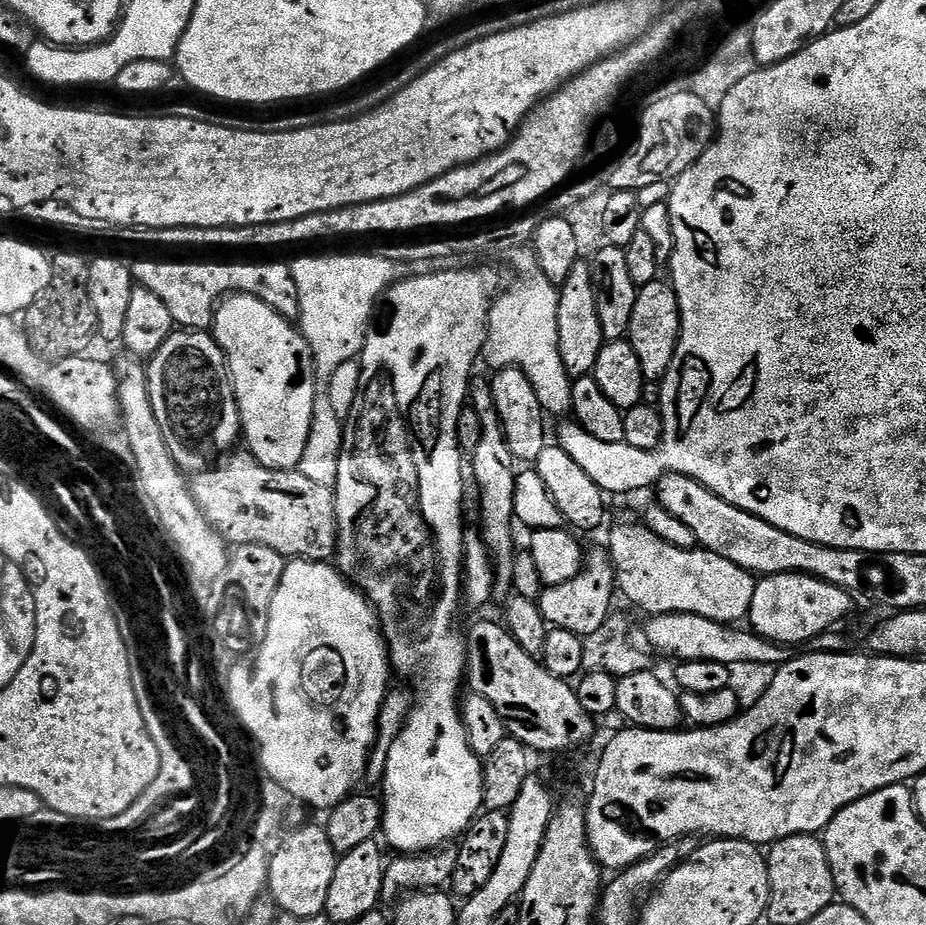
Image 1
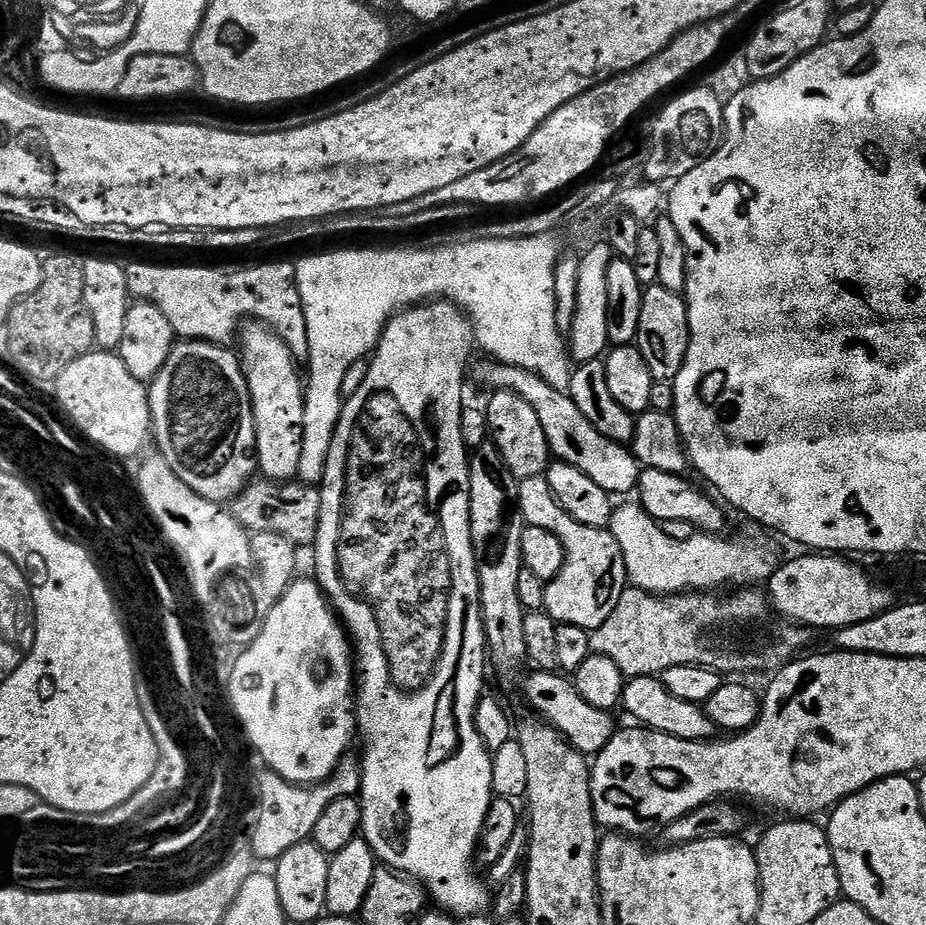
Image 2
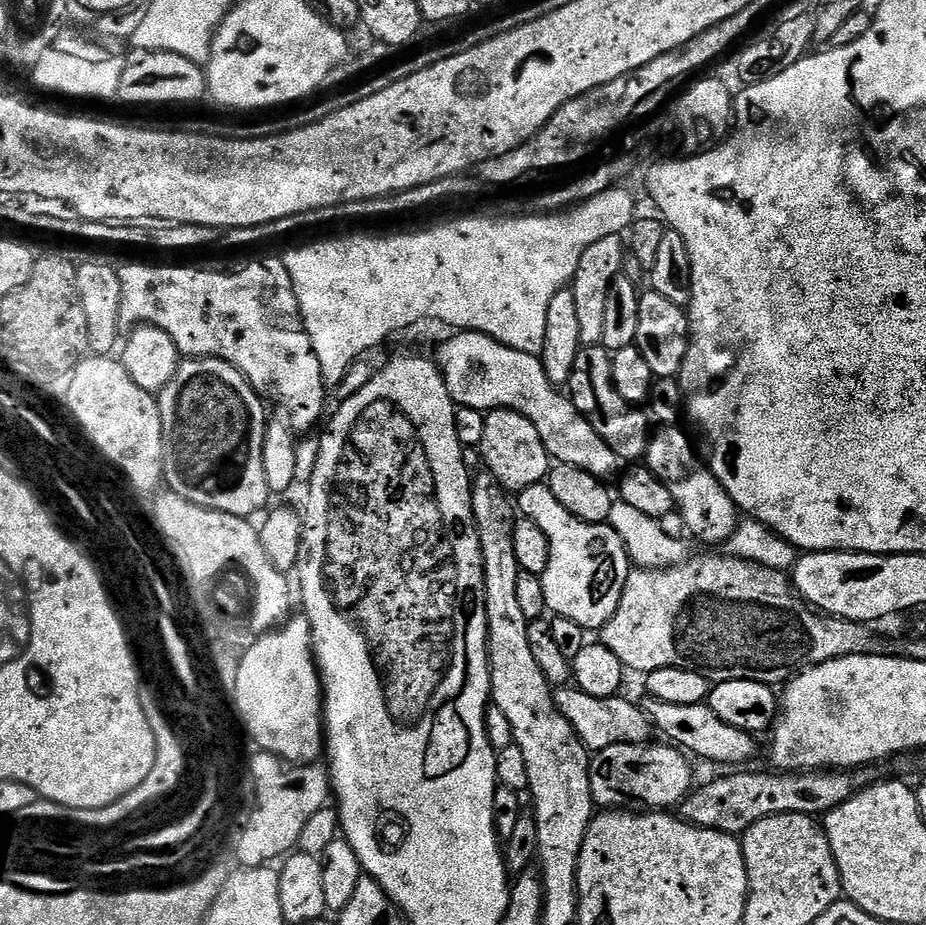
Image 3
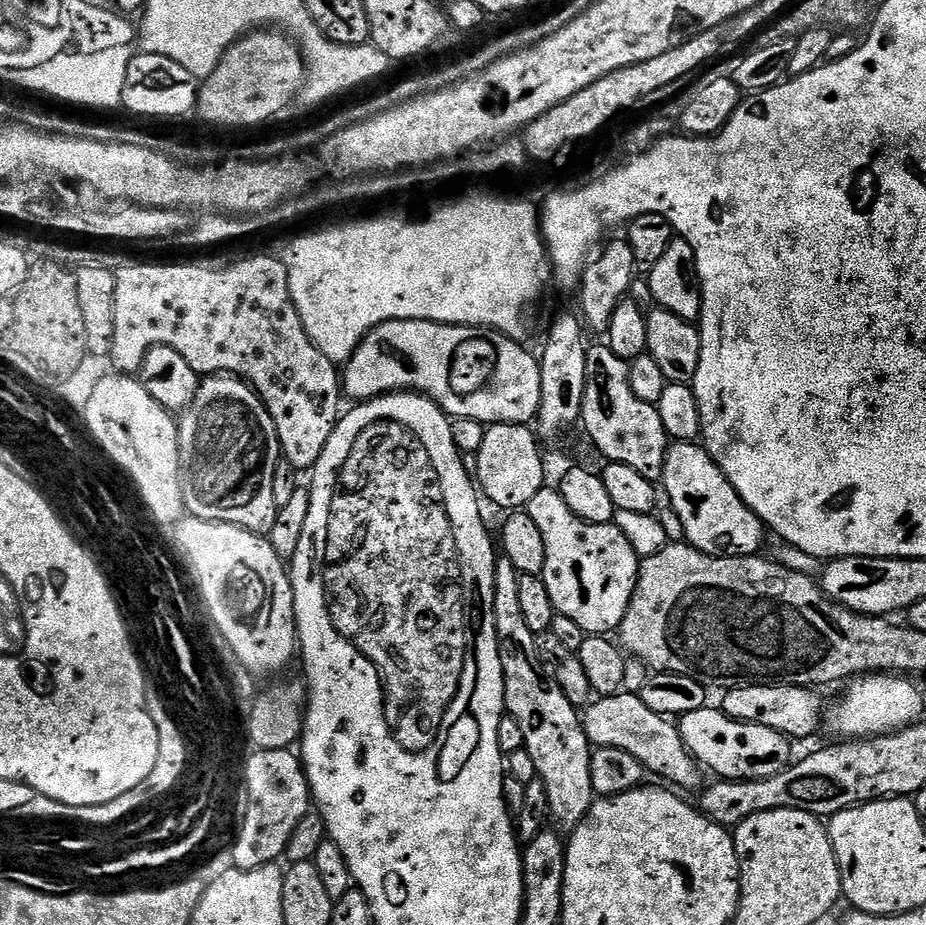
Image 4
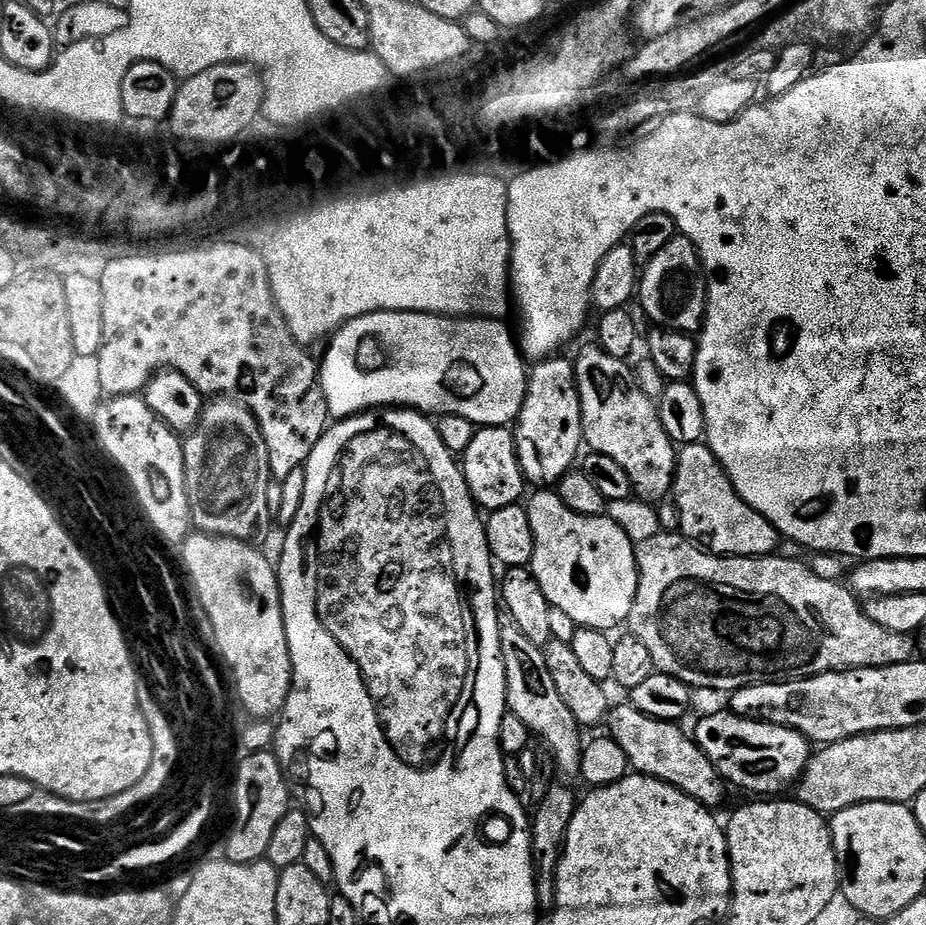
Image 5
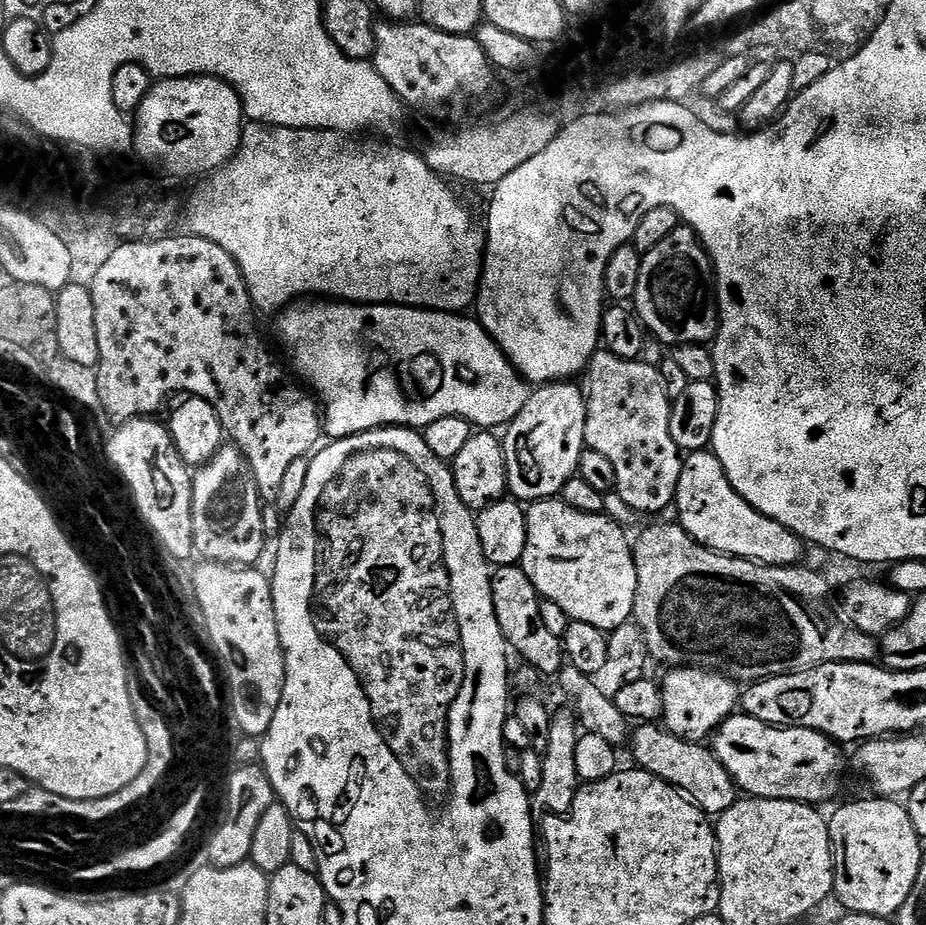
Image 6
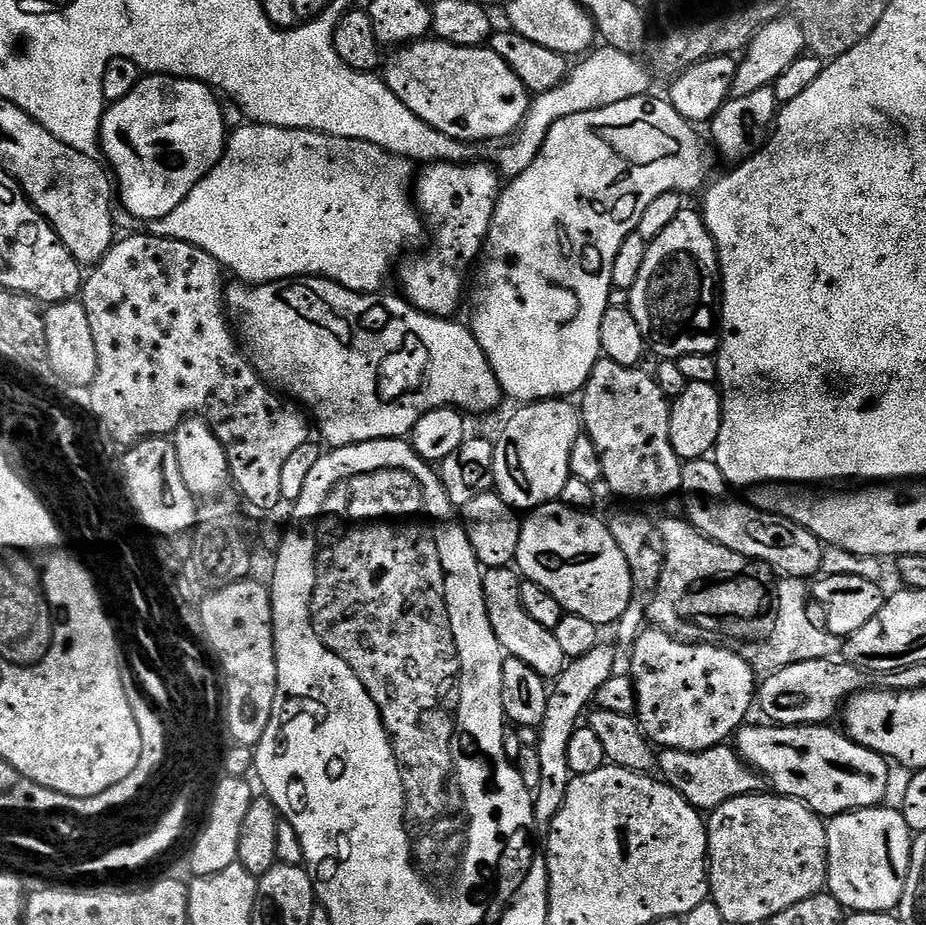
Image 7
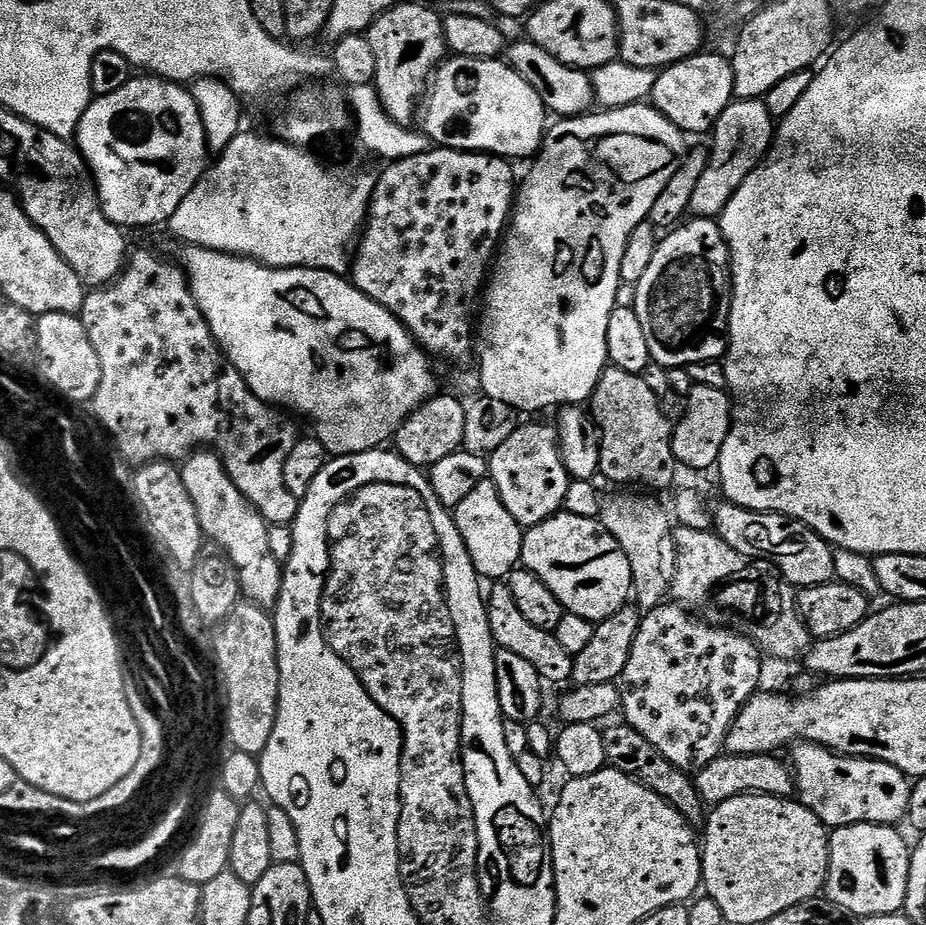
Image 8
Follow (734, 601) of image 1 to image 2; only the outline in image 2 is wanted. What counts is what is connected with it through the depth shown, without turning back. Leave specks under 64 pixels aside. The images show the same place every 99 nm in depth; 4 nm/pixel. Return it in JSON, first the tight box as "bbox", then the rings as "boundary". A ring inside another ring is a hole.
{"bbox":[610,502,780,597],"boundary":[[[632,502],[622,505],[621,508],[620,505],[613,507],[610,531],[622,550],[628,584],[634,588],[641,588],[644,592],[651,592],[653,596],[662,597],[685,592],[712,592],[727,589],[729,586],[760,586],[767,582],[780,569],[780,548],[763,527],[748,527],[752,528],[746,529],[741,536],[736,536],[733,540],[723,540],[725,537],[720,534],[694,534],[690,538],[679,540],[670,538],[670,534],[664,532],[655,518],[646,514],[639,503]]]}

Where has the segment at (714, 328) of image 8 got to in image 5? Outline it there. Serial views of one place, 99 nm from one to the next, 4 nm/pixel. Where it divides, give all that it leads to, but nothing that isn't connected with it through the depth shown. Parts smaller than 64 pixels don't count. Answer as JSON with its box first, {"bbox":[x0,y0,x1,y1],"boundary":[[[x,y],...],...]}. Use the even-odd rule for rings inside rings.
{"bbox":[638,234,708,333],"boundary":[[[677,234],[673,240],[666,242],[654,258],[643,265],[642,275],[638,280],[638,304],[644,307],[644,312],[650,319],[664,330],[674,332],[699,333],[704,327],[704,315],[708,305],[708,281],[704,274],[704,263],[700,261],[700,251],[683,234]]]}

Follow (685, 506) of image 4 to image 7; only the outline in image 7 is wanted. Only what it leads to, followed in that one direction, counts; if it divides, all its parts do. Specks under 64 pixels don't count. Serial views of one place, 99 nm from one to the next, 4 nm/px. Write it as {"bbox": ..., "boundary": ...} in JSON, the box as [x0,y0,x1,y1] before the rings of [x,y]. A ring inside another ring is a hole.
{"bbox":[680,459,826,578],"boundary":[[[715,459],[687,461],[682,467],[680,486],[685,493],[688,491],[686,519],[706,538],[742,554],[749,562],[759,562],[777,573],[784,572],[780,574],[788,578],[809,578],[808,576],[812,575],[815,577],[821,571],[819,568],[824,564],[826,551],[822,541],[801,524],[786,520],[783,516],[756,506],[747,508],[736,500],[727,500],[730,485],[724,479]]]}

